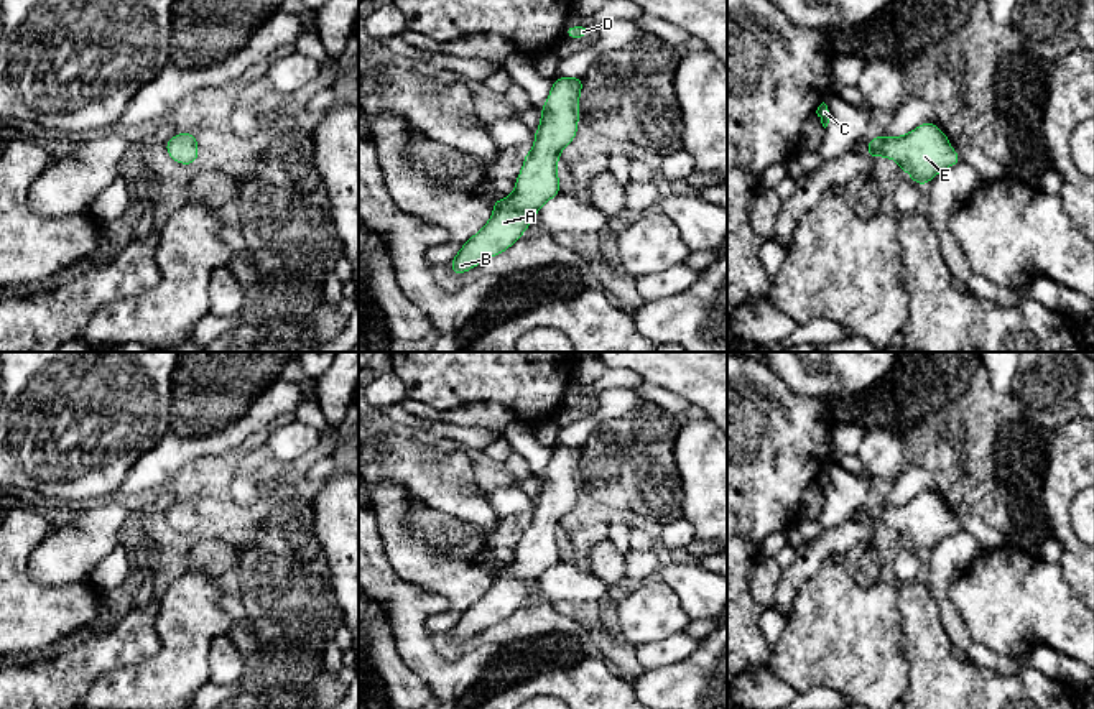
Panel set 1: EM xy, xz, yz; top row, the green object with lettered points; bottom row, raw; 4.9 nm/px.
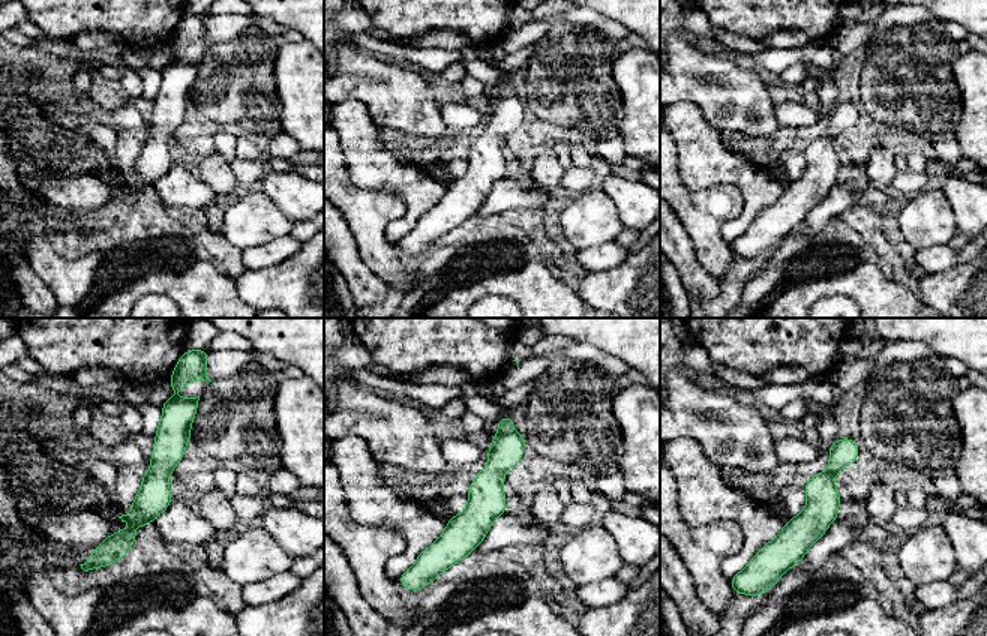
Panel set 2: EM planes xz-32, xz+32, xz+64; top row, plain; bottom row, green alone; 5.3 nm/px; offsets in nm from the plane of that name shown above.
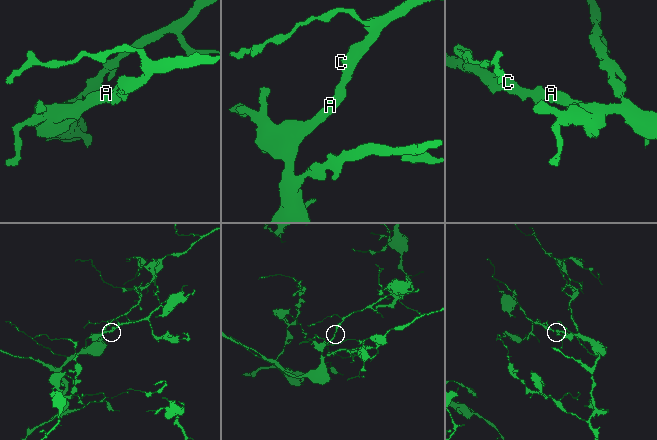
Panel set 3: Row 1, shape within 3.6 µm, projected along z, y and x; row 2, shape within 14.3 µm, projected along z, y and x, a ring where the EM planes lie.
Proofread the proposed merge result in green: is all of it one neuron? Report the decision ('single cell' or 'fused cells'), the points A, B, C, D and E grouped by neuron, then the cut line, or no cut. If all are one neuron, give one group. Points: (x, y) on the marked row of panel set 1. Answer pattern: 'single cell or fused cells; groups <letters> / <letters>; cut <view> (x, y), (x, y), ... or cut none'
single cell; groups A B C D E; cut none

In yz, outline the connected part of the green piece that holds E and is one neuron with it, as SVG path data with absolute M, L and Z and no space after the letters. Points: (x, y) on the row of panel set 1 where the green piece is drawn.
M925 122L903 137L867 140L869 158L887 156L895 160L911 179L925 186L939 171L962 163L951 148L948 135L934 123Z

